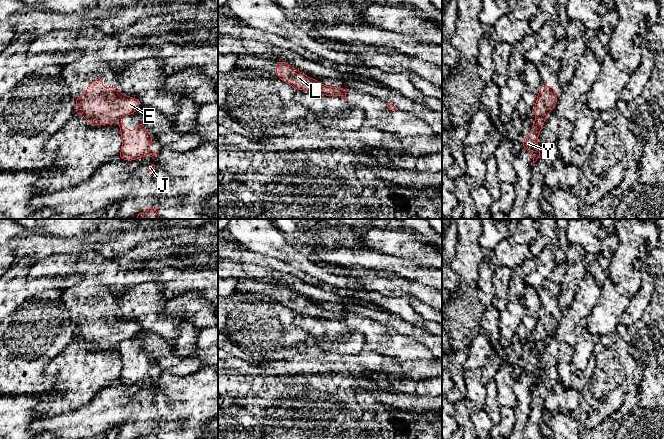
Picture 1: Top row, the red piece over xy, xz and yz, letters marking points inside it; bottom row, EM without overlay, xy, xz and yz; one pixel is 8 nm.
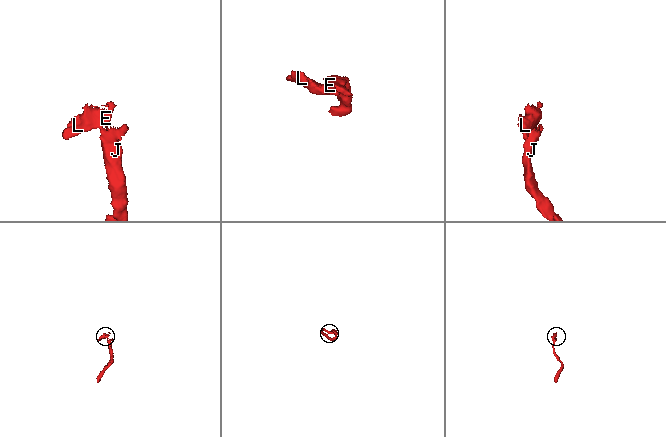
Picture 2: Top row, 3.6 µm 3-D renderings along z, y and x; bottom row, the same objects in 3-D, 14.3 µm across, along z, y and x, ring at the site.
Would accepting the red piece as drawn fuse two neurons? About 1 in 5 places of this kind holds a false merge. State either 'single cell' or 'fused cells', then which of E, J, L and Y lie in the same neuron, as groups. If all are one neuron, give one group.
fused cells; E L / J Y

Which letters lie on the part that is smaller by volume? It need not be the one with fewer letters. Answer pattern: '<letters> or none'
E, L

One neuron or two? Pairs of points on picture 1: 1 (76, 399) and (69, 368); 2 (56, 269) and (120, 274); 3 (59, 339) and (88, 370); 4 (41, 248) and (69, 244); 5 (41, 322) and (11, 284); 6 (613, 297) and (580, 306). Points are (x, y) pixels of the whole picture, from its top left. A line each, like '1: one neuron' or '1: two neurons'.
1: one neuron
2: one neuron
3: two neurons
4: one neuron
5: two neurons
6: two neurons

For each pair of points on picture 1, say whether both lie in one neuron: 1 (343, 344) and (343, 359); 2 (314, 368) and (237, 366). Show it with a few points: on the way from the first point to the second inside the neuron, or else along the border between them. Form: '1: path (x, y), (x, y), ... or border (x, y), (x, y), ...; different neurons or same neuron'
1: border (363, 348), (354, 354), (338, 354), (324, 351); different neurons
2: path (295, 367), (270, 367), (265, 371), (256, 369); same neuron

